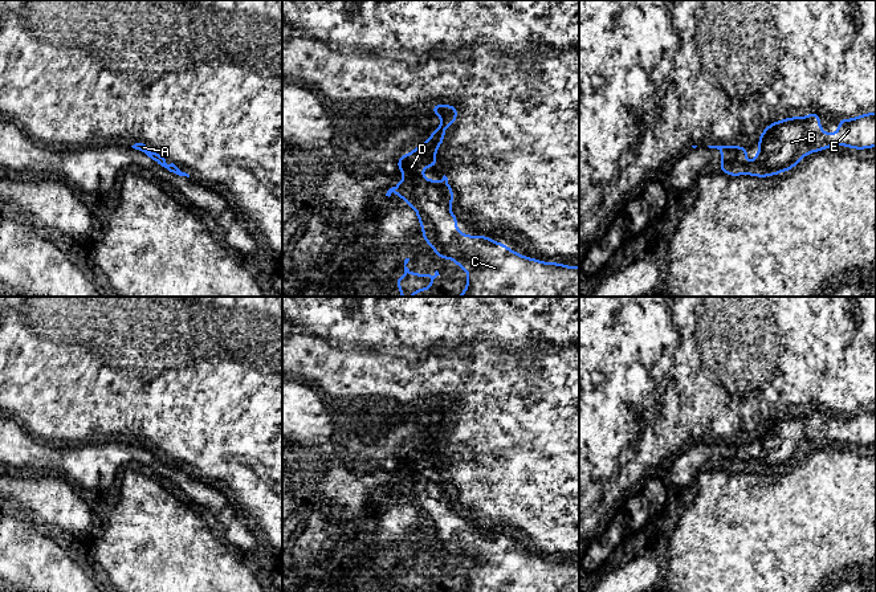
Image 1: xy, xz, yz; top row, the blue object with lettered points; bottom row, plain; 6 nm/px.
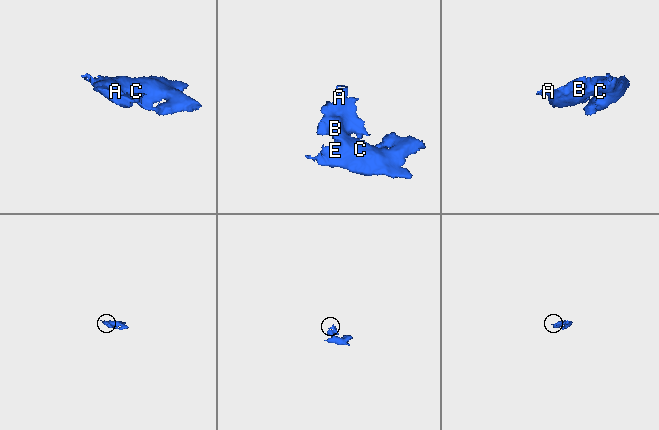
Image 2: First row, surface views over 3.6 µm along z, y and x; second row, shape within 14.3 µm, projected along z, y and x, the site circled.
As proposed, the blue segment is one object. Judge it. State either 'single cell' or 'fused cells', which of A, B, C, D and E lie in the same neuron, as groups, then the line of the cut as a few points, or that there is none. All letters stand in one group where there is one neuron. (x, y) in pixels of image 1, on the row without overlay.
single cell | A B C D E | no cut

